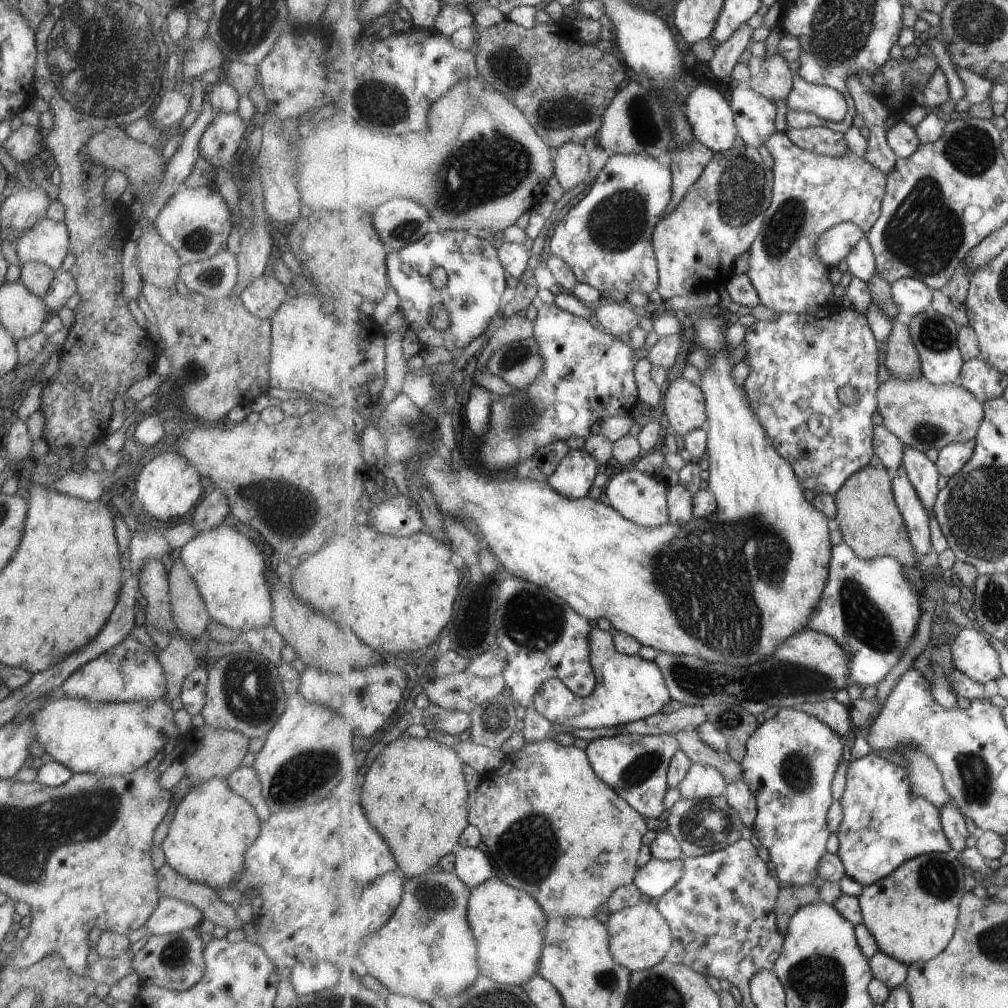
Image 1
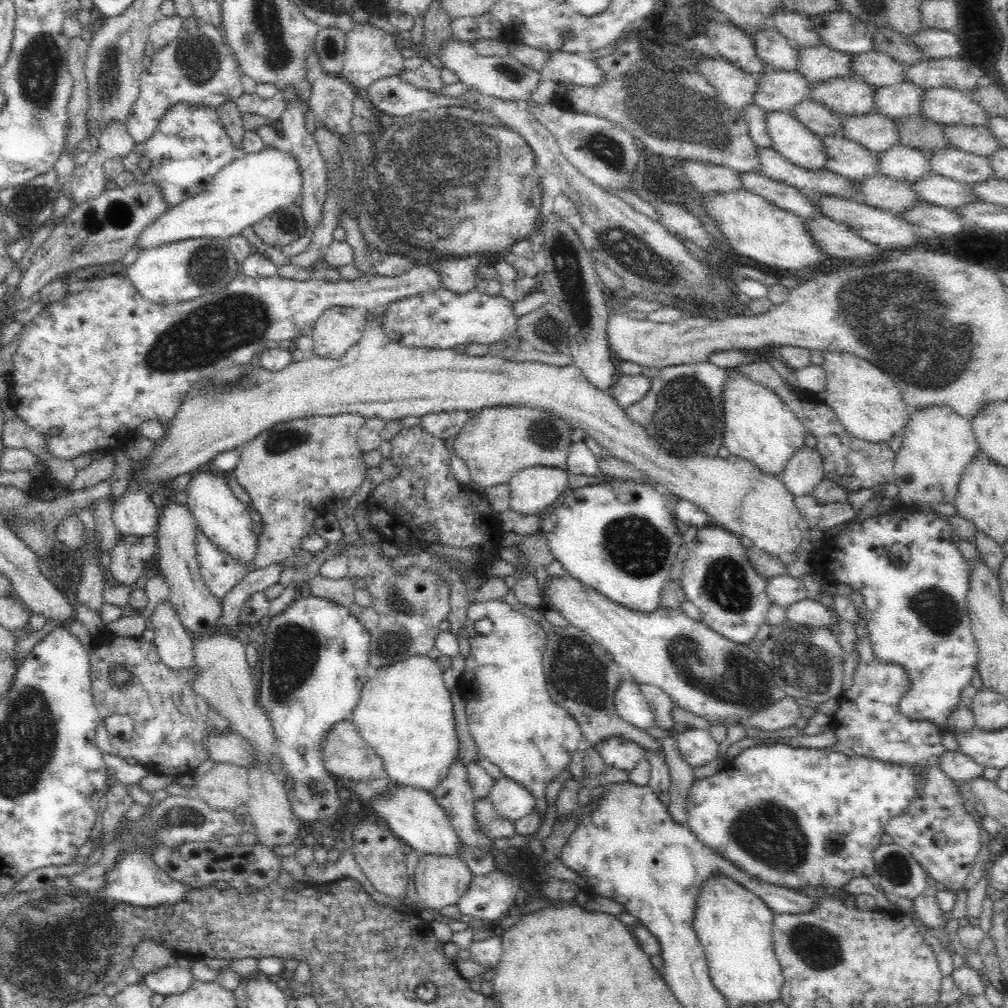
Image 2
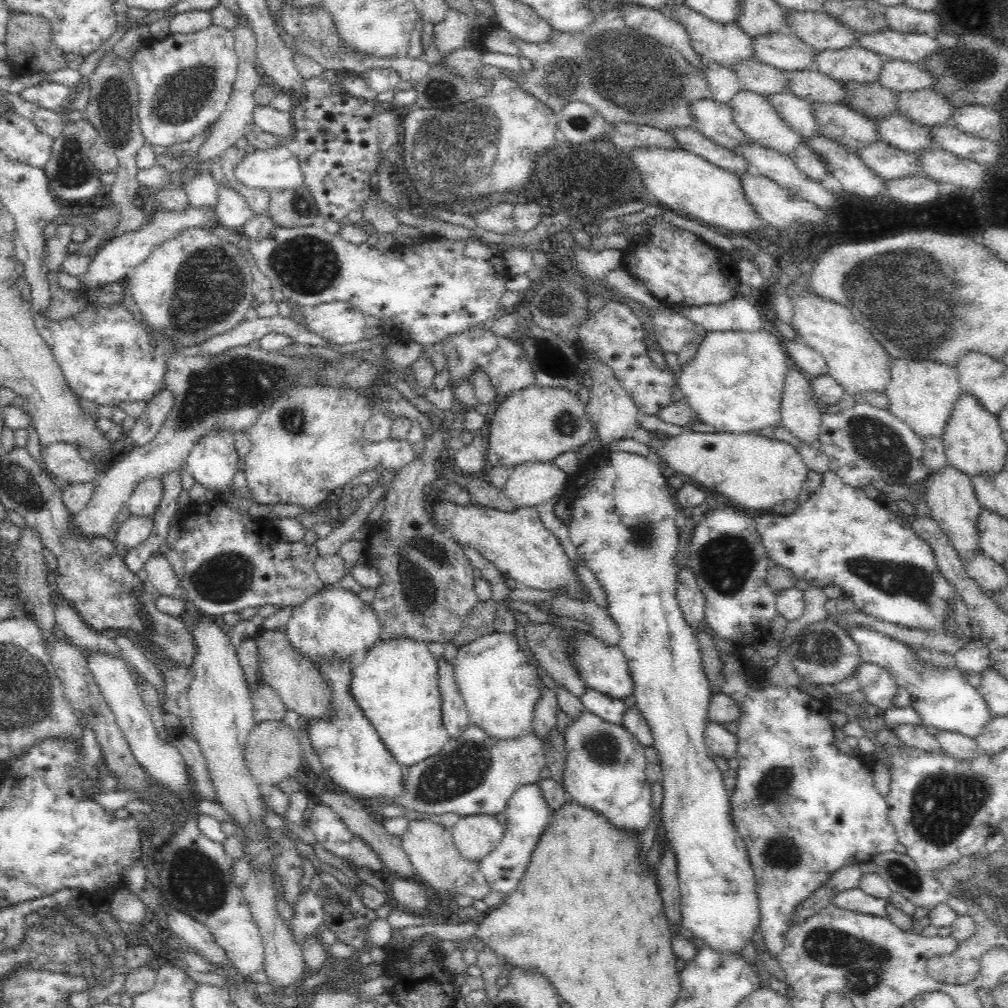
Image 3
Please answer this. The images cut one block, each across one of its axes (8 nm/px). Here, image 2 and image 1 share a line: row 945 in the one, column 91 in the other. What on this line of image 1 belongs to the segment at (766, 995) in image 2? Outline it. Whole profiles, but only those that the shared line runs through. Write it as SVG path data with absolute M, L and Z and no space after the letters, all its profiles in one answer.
M58 694L53 702L41 706L33 713L35 740L53 761L63 764L72 773L91 773L102 777L129 774L145 767L163 746L176 737L178 729L173 720L170 702L158 697L153 702L87 702L85 699L65 698Z

